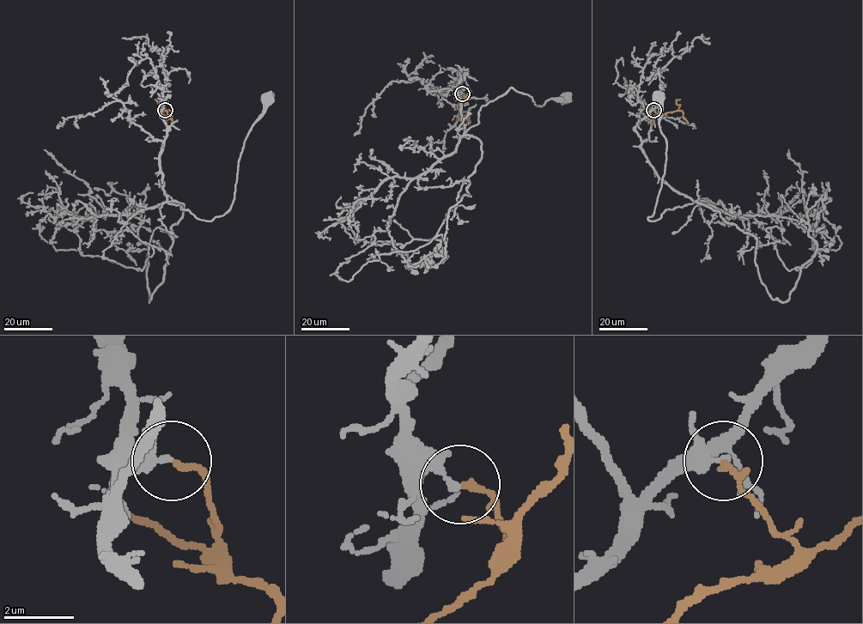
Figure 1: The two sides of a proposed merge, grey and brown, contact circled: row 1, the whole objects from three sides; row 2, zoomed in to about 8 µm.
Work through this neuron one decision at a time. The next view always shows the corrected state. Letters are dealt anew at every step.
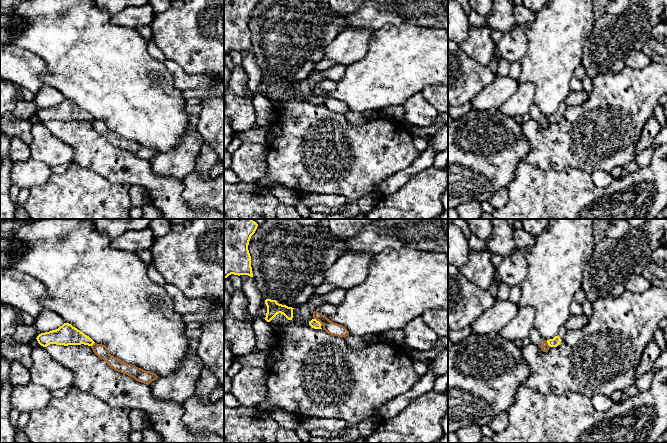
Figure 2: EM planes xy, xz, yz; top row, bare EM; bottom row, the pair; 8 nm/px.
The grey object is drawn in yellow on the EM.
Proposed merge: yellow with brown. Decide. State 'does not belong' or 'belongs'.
does not belong

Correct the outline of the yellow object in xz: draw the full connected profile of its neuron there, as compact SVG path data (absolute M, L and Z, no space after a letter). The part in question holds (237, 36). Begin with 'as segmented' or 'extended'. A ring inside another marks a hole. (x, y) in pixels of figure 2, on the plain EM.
as segmented | M224 0L224 55L229 51L253 53L248 21L258 0Z

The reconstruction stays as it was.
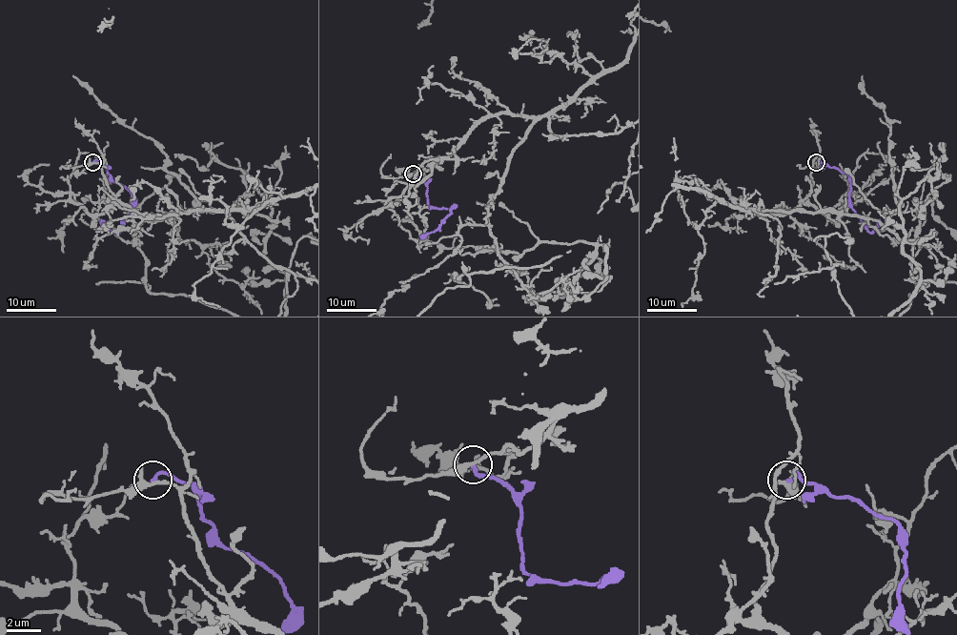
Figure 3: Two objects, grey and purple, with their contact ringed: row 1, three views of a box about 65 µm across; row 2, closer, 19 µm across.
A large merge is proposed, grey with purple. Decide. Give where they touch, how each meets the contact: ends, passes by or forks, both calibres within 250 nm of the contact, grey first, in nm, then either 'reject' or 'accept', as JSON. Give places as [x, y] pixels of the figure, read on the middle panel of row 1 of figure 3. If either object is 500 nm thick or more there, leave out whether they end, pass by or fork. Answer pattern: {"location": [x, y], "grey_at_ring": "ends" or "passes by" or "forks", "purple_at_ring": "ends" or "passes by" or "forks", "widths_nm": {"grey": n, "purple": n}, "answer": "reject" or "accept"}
{"location": [413, 174], "grey_at_ring": "forks", "purple_at_ring": "ends", "widths_nm": {"grey": 240, "purple": 190}, "answer": "reject"}

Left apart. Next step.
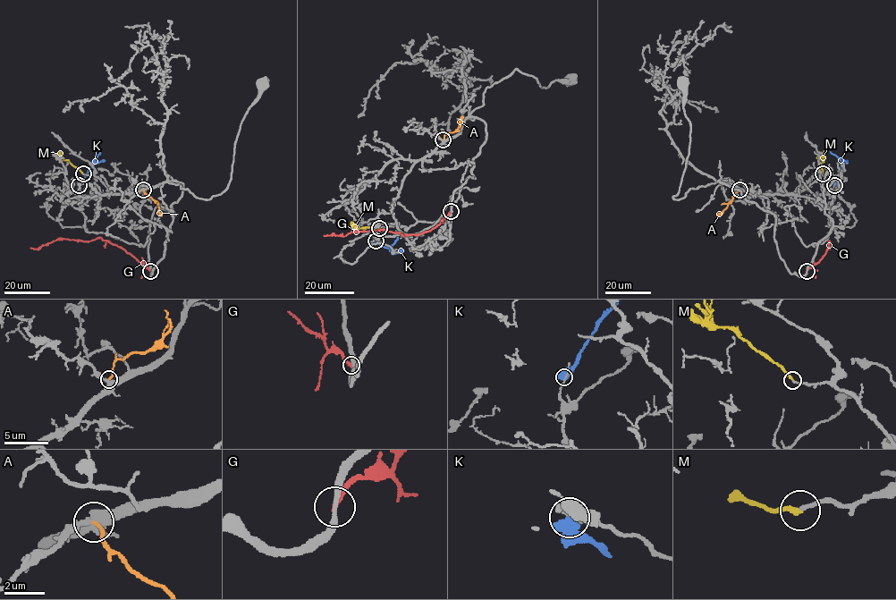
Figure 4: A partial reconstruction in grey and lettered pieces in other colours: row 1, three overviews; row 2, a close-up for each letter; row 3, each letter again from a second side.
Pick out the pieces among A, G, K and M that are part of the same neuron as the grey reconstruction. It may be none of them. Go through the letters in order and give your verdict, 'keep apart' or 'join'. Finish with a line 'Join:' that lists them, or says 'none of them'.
A: keep apart
G: keep apart
K: keep apart
M: join
Join: M

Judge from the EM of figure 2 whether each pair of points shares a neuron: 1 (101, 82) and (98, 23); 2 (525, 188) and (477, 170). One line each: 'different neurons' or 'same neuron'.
1: same neuron
2: different neurons

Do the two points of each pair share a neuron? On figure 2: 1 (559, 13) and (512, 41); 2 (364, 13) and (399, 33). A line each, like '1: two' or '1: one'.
1: two
2: two

